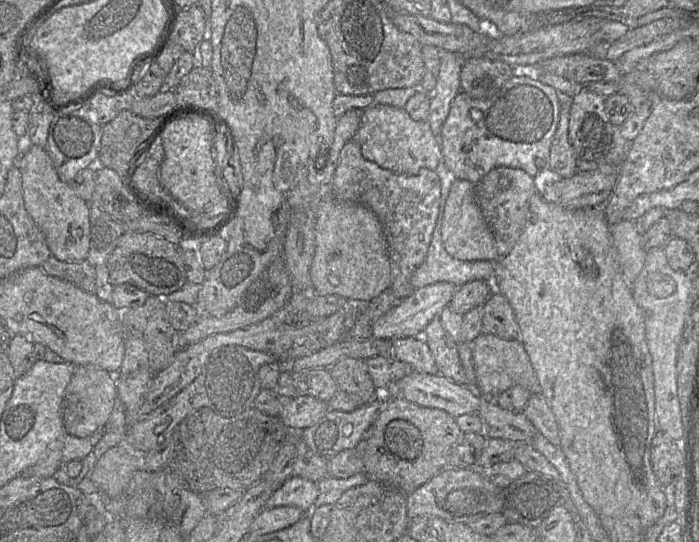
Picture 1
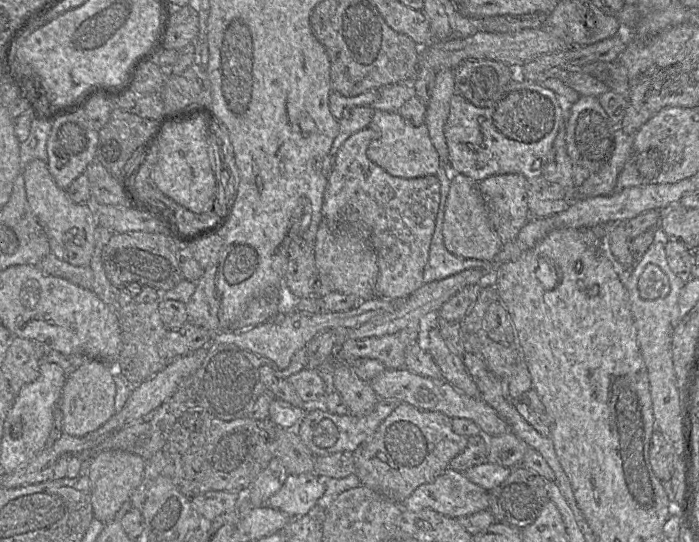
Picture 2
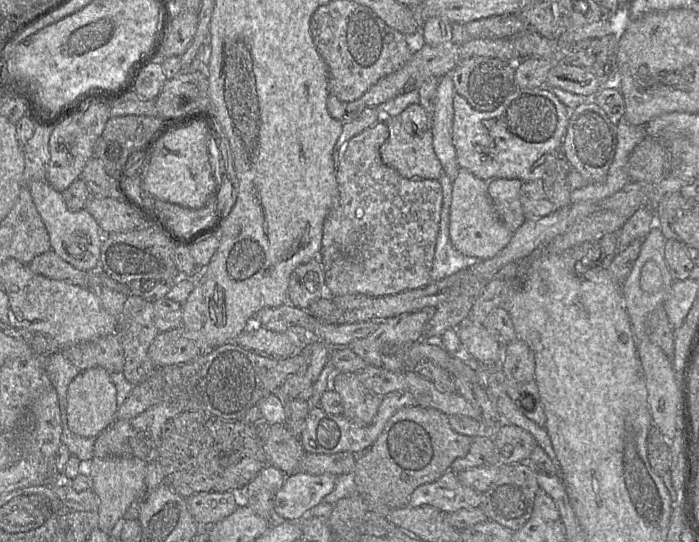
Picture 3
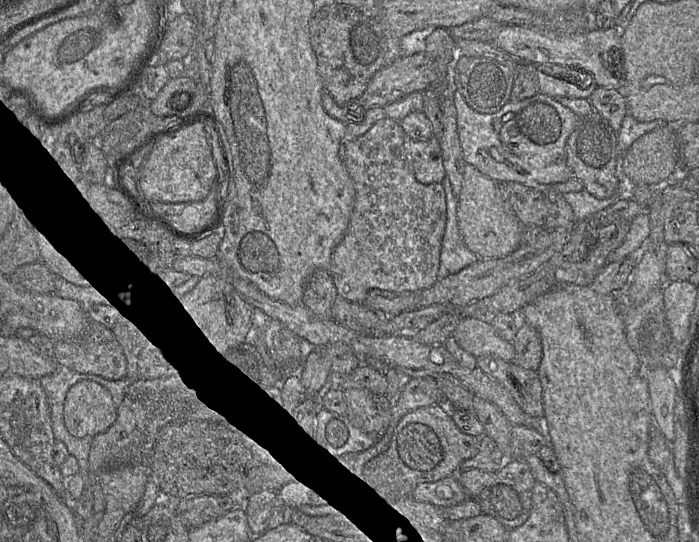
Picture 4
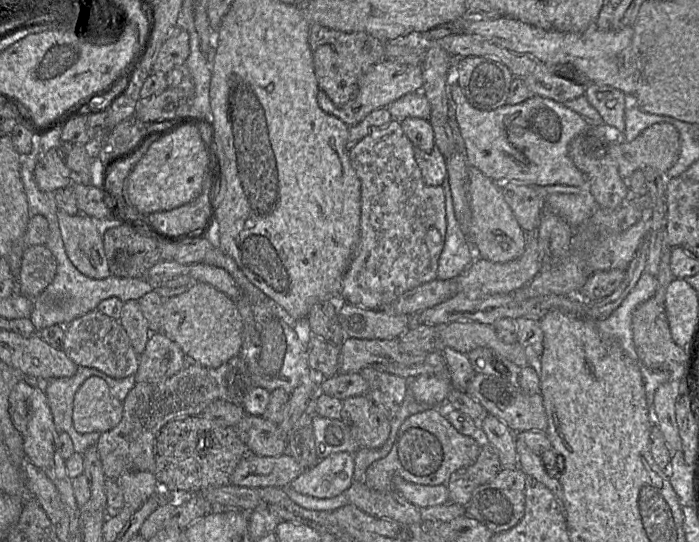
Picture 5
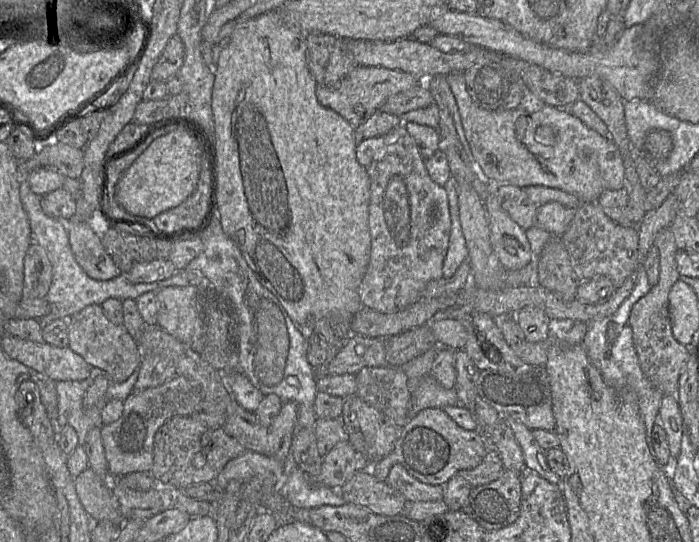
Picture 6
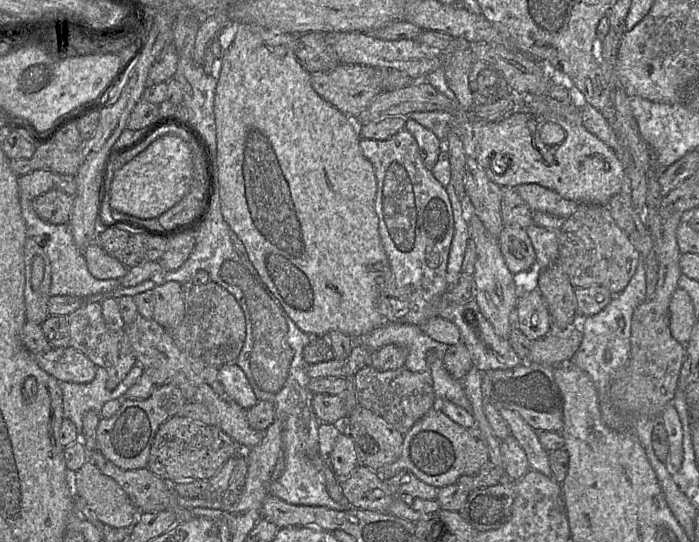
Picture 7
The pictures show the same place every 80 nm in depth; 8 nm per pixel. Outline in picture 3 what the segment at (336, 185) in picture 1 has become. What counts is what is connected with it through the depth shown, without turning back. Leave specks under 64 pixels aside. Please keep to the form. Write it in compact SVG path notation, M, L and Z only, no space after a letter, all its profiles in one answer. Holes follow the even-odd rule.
M384 120L365 129L344 143L336 168L338 199L324 224L320 261L325 272L327 295L363 294L370 297L393 296L427 286L433 264L442 208L442 187L438 179L409 180L385 165L379 149L389 137Z

